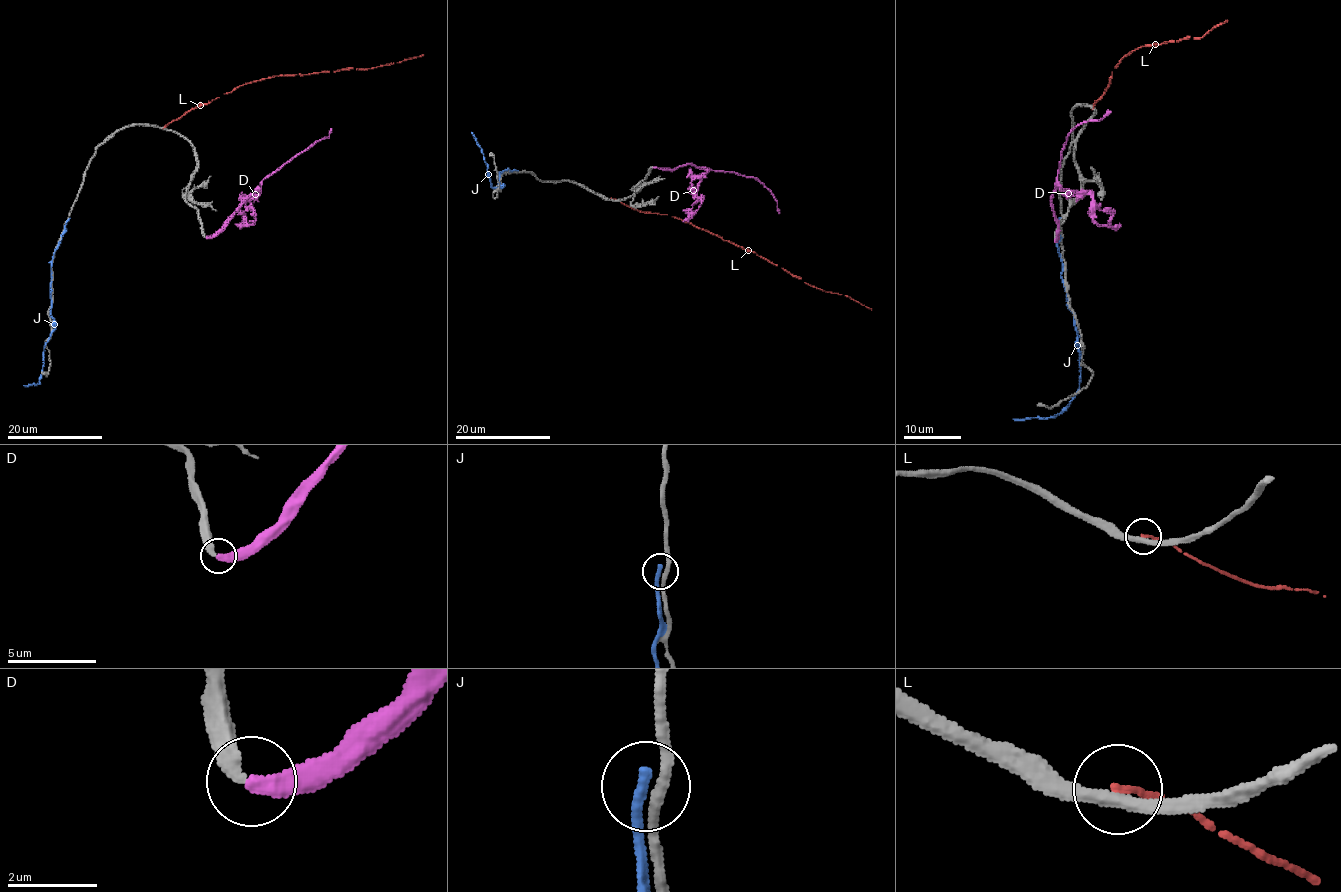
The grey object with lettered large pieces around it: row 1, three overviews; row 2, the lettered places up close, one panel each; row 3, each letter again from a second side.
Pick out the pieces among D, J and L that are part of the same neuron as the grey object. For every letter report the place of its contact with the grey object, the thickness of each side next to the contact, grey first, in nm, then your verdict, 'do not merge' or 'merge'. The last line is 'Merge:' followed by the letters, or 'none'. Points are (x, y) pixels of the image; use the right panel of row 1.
D: contact (1055, 240); calibres 360 and 320 nm; merge
J: contact (1059, 219); calibres 240 and 280 nm; do not merge
L: contact (1093, 108); calibres 280 and 160 nm; do not merge
Merge: D

